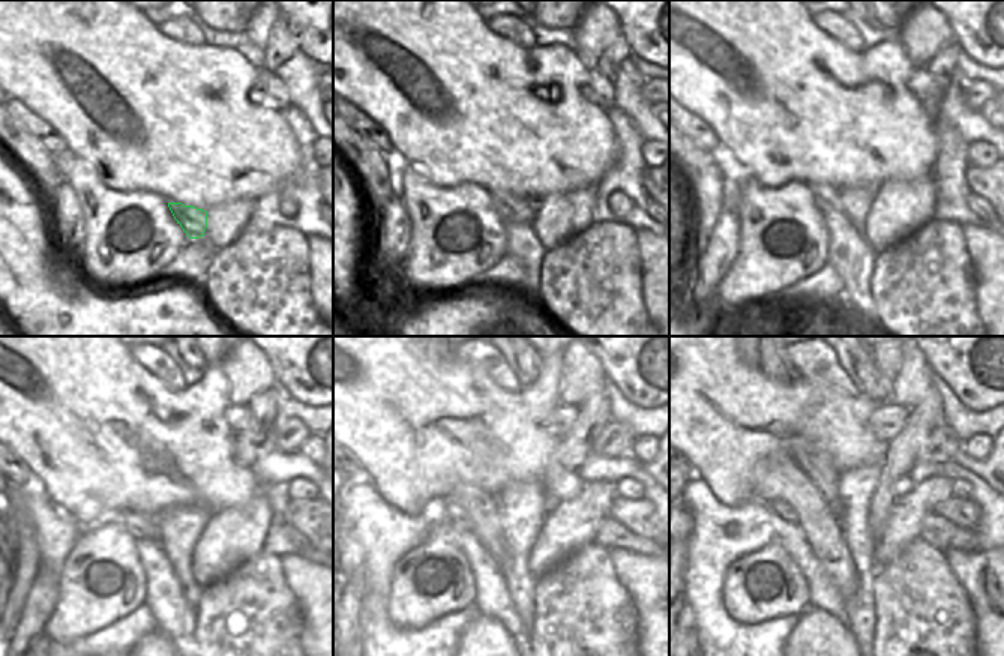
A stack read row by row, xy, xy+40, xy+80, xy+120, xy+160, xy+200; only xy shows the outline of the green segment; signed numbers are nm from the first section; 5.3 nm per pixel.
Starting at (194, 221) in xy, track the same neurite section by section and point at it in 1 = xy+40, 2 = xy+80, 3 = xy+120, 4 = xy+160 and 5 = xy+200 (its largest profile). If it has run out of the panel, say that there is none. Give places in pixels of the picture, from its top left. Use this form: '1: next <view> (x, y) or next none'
1: next xy+40 (515, 209)
2: next xy+80 (826, 195)
3: next xy+120 (141, 526)
4: next xy+160 (453, 512)
5: next xy+200 (784, 511)

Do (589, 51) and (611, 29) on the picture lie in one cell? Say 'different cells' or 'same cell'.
same cell

